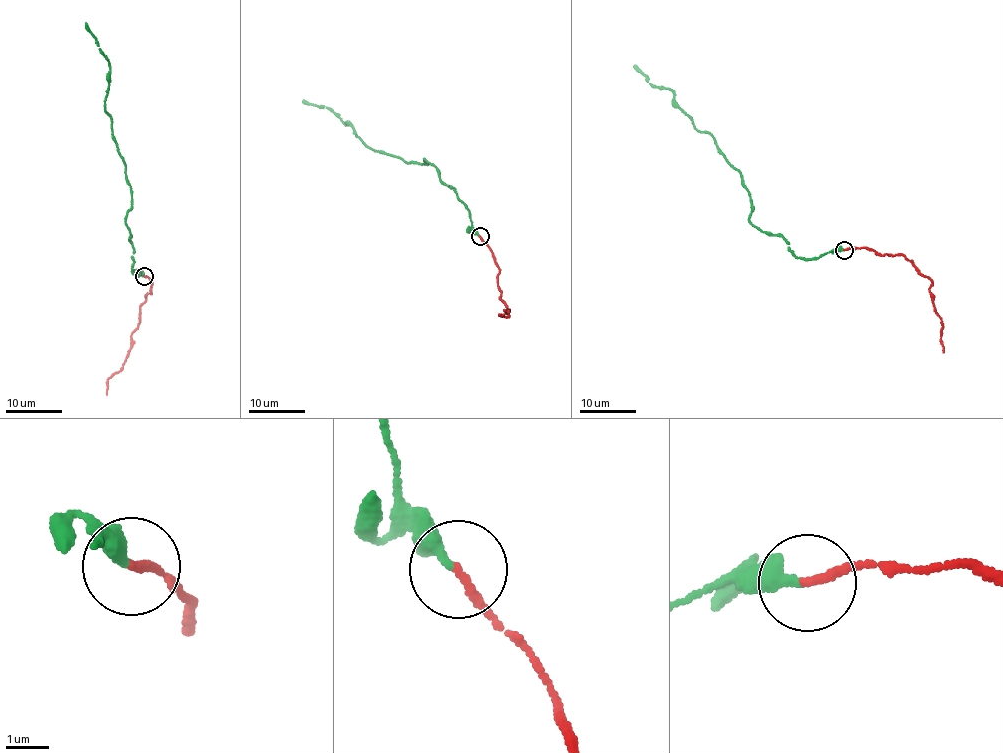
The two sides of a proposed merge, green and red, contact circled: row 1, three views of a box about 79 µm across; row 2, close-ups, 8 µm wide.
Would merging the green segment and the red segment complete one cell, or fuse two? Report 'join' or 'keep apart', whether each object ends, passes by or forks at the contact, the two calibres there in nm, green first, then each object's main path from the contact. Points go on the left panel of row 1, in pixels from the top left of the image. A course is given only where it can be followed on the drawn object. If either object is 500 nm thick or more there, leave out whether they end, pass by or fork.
join | green ends | red ends | 320/200 nm | green via (144, 277), (133, 273), (131, 234), (125, 222), (130, 186), (104, 106), (110, 65), (85, 22) | red via (144, 277), (152, 282), (151, 293), (140, 306), (138, 324), (132, 334), (123, 367), (107, 380), (106, 395)

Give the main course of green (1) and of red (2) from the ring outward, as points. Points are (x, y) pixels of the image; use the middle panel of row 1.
1: (479, 236), (438, 169), (424, 159), (418, 164), (374, 151), (333, 111), (302, 101)
2: (479, 236), (499, 268), (499, 298), (506, 313), (504, 309), (509, 310), (509, 315), (499, 315), (503, 314)

